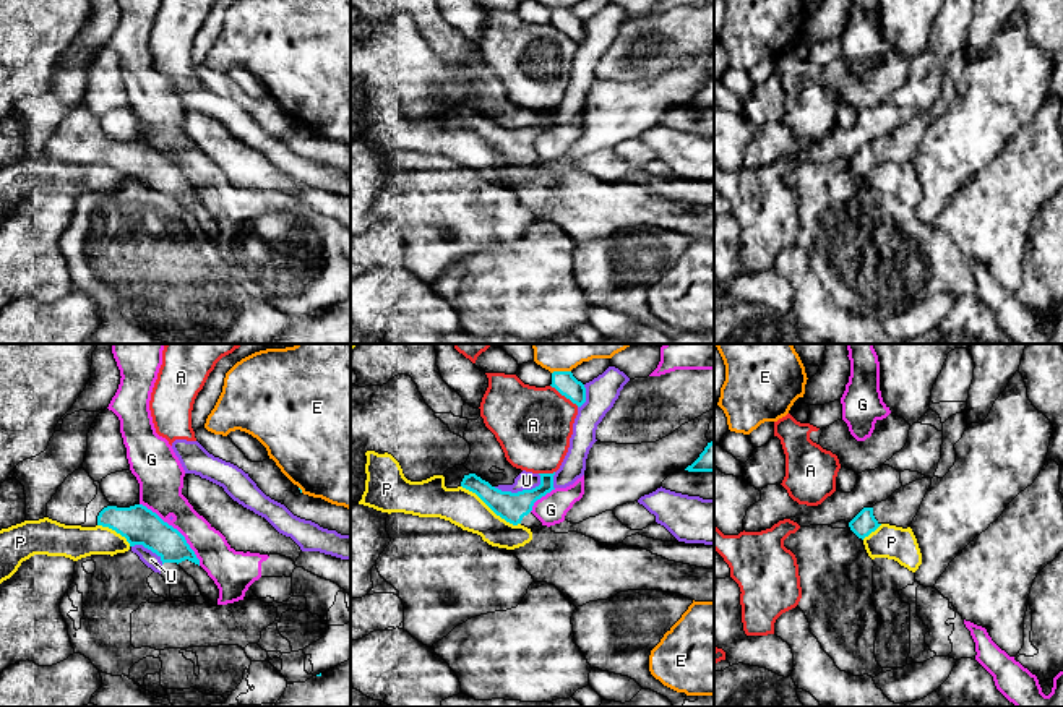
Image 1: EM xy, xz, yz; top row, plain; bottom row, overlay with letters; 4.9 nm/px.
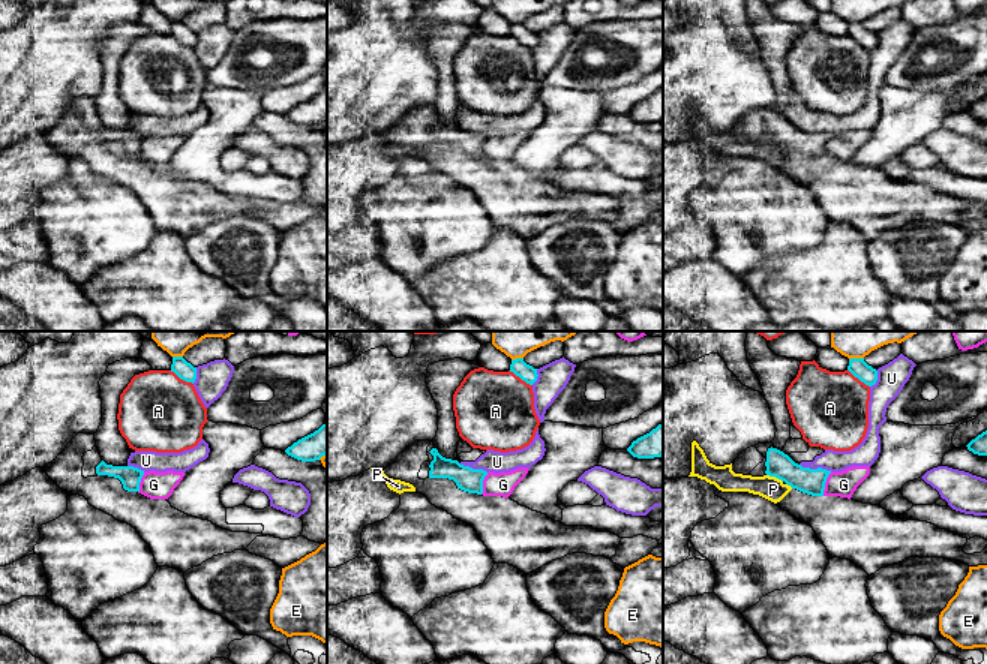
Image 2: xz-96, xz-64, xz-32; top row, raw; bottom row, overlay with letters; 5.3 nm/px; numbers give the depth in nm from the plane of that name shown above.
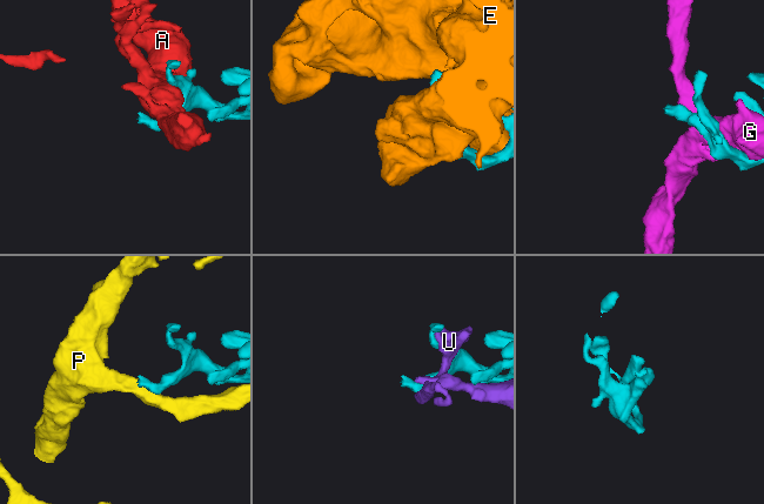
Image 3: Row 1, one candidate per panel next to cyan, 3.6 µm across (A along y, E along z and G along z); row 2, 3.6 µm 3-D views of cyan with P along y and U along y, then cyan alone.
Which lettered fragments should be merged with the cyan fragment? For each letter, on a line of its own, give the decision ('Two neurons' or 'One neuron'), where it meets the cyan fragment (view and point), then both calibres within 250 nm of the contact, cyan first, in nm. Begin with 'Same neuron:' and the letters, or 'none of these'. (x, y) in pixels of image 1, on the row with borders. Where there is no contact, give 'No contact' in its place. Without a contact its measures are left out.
Same neuron: none of these
A: Two neurons. Touches cyan at xz (565, 396). Thickness 110 nm (cyan) against 380 nm
E: Two neurons. Touches cyan at xz (560, 372). Thickness 110 nm (cyan) against 280 nm
G: Two neurons. Touches cyan at xy (176, 529). Thickness 190 nm (cyan) against 220 nm
P: Two neurons. Touches cyan at xz (490, 508). Thickness 140 nm (cyan) against 190 nm
U: Two neurons. Touches cyan at xz (520, 492). Thickness 140 nm (cyan) against 100 nm

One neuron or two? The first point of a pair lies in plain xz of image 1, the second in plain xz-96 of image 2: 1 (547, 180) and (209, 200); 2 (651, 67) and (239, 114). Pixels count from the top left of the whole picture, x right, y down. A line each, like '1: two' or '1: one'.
1: one
2: two

